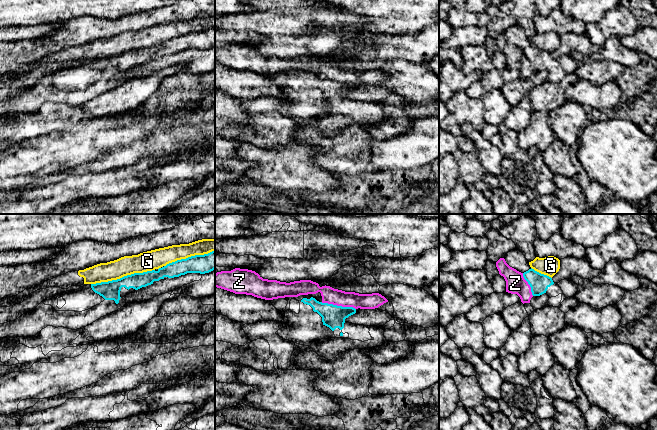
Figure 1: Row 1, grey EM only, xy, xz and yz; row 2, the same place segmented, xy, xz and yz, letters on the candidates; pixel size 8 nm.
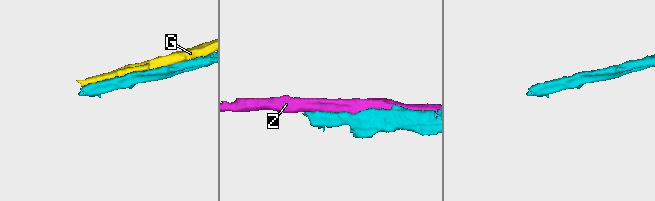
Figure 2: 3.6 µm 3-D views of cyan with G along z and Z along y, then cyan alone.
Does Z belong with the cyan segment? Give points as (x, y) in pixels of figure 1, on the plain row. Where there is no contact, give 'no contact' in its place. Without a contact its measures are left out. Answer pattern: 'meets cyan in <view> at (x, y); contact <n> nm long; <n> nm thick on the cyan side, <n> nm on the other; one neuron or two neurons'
meets cyan in xz at (338, 82); contact 280 nm long; 190 nm thick on the cyan side, 130 nm on the other; two neurons

